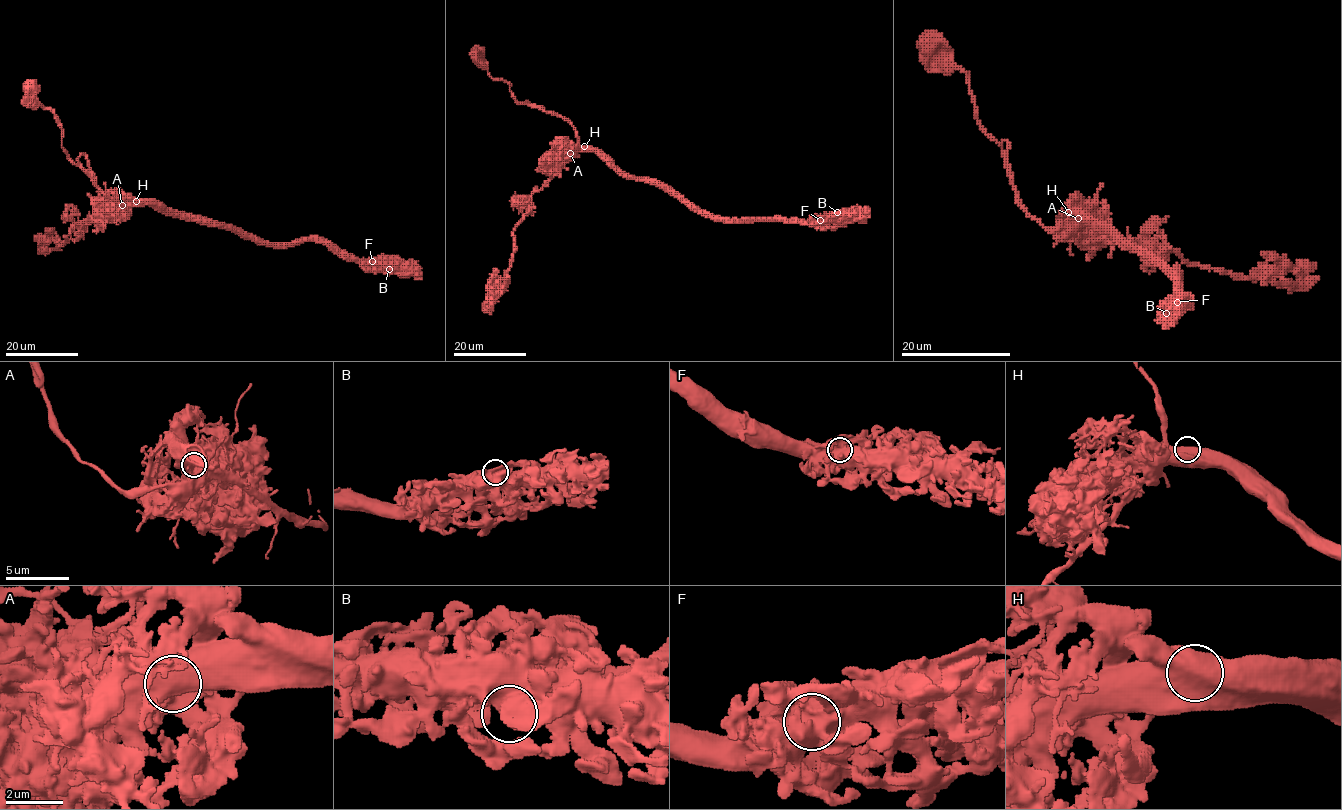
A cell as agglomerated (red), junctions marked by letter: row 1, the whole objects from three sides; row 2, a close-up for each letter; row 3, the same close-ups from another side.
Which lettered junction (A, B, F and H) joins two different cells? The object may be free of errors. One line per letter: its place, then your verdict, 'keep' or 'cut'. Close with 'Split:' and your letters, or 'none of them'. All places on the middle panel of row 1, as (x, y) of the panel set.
A: place (570, 153); cut
B: place (837, 212); keep
F: place (820, 220); keep
H: place (584, 146); keep
Split: A

